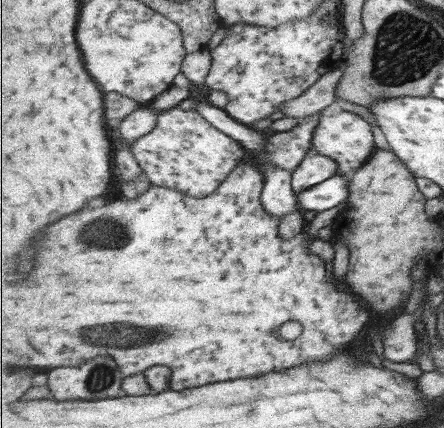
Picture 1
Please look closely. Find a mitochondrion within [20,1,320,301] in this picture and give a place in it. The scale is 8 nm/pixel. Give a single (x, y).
(90, 236)

